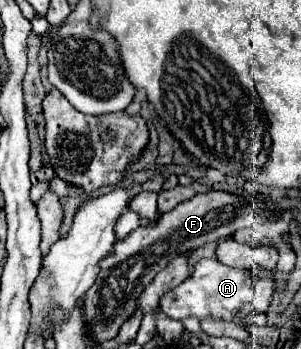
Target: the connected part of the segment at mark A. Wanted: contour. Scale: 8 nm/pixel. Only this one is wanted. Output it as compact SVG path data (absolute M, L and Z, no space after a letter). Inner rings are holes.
M202 258L194 264L192 276L169 290L160 300L160 310L172 320L184 320L188 316L198 318L200 322L206 318L220 322L234 322L242 328L248 328L248 318L254 312L266 312L274 294L276 280L272 278L272 270L242 270L230 268L216 258ZM260 276L260 278L256 278Z

